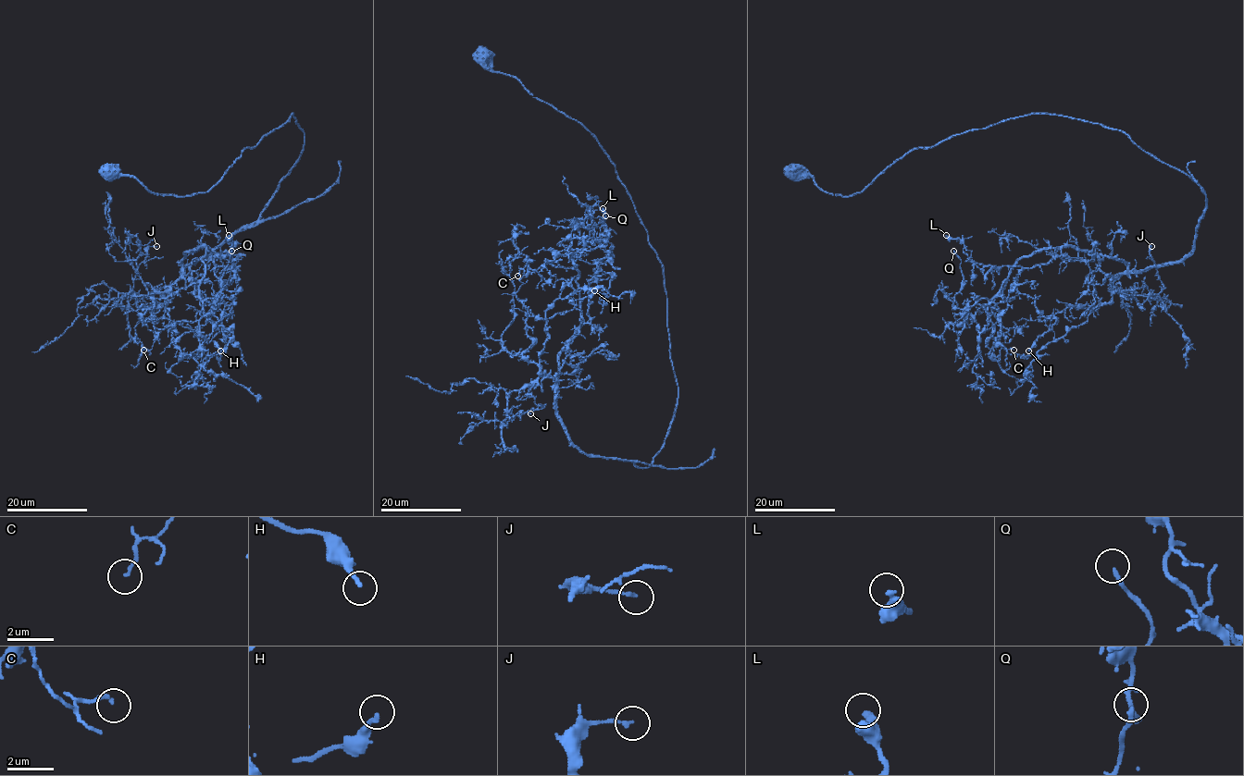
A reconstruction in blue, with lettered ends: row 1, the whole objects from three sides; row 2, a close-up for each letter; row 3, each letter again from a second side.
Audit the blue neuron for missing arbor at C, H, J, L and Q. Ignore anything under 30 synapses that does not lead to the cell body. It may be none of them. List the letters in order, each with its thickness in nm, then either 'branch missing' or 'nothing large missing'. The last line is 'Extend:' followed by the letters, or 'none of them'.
C: 140 nm | nothing large missing
H: 180 nm | nothing large missing
J: 160 nm | nothing large missing
L: 360 nm | nothing large missing
Q: 190 nm | nothing large missing
Extend: none of them

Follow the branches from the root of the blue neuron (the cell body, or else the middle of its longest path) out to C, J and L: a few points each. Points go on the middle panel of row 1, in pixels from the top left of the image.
C: (484, 57), (593, 135), (662, 264), (677, 404), (649, 467), (588, 456), (558, 413), (579, 273), (517, 276)
J: (484, 57), (593, 135), (666, 293), (677, 404), (649, 467), (581, 451), (548, 375), (503, 423), (530, 413)
L: (484, 57), (593, 135), (662, 264), (677, 404), (649, 467), (588, 456), (556, 406), (603, 208)

